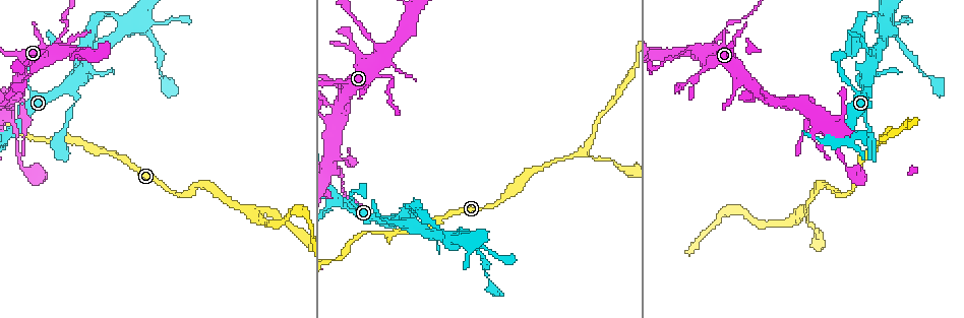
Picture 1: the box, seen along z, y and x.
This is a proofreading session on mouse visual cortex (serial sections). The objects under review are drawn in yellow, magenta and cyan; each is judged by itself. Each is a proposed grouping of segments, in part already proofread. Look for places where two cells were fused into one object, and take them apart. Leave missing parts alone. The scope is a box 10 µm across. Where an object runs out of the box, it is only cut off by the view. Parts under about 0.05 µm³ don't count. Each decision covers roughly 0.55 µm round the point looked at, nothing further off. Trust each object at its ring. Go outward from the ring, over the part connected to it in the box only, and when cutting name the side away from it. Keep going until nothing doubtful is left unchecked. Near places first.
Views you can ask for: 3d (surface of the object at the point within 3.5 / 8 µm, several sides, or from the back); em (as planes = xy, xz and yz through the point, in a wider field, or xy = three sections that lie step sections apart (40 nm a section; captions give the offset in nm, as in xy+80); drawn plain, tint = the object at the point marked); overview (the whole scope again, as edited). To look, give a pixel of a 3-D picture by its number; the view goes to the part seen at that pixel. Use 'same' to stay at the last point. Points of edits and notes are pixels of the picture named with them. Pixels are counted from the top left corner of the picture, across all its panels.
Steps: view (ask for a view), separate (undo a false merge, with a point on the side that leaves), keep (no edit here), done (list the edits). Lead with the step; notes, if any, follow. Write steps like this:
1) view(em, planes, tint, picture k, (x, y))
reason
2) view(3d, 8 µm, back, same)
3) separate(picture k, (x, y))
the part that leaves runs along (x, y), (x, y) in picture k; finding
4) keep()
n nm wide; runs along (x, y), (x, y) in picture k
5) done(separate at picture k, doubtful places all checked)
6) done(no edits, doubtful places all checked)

view(3d, 3.5 µm, picture 1, (73, 96))
thin arm on a thick one

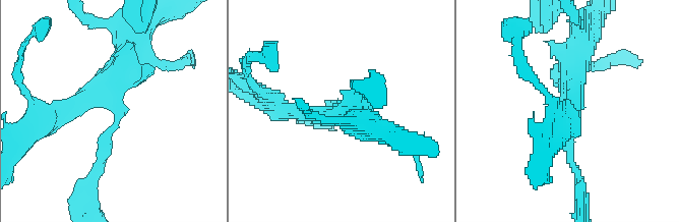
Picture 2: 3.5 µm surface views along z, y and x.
view(em, xy, step 2, tint, picture 2, (116, 108))
3 arms; arms of 150, 250, 400 nm; now the EM

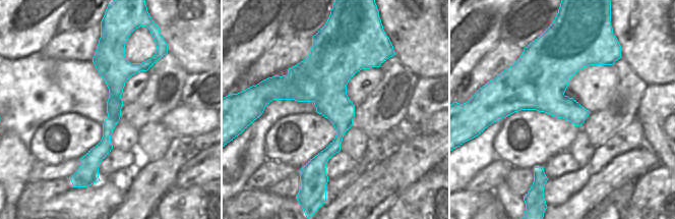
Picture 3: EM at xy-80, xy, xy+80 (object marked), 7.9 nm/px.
keep()
runs along (61, 114), (95, 92), (120, 111), (95, 167) in picture 2; continuous, no second cell

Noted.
view(3d, 3.5 µm, picture 1, (755, 89))

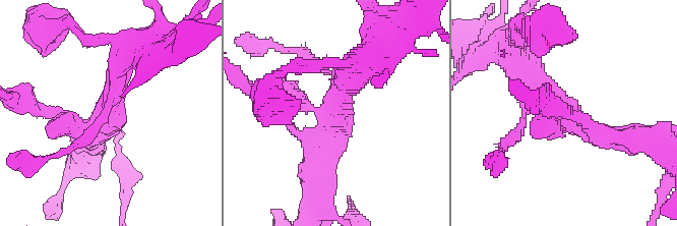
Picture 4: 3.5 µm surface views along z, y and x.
view(em, xy, step 2, tint, picture 4, (334, 109))
4 arms; arms of 200, 300, 300, 300 nm

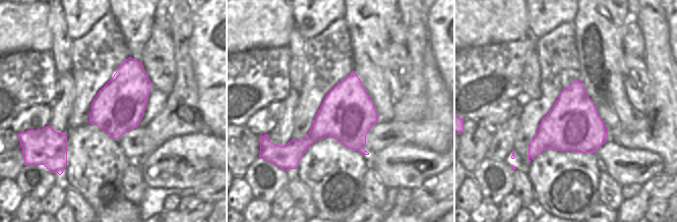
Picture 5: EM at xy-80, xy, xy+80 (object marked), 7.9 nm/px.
keep()
runs along (517, 58), (574, 124), (616, 136) in picture 4; all the same cell

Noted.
view(3d, 3.5 µm, picture 1, (255, 215))
branch point

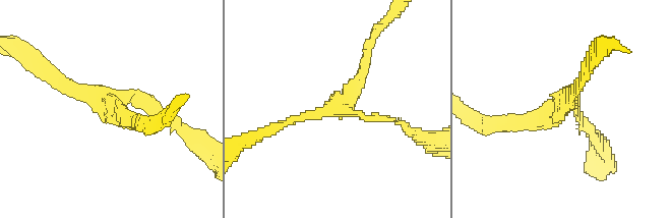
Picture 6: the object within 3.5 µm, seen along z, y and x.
view(em, xy, step 1, tint, picture 6, (337, 107))
3 arms; arms of 150, 150, 200 nm; need the tissue

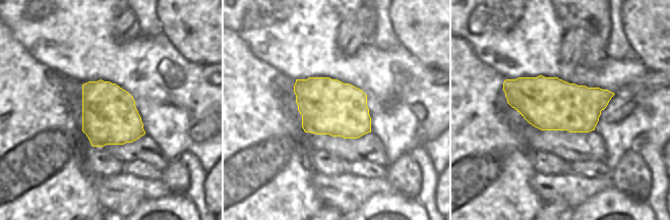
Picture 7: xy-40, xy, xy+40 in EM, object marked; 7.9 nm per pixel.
keep()
runs along (283, 123), (345, 103), (367, 56) in picture 6; one cell here

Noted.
done(no edits, doubtful places all checked)

